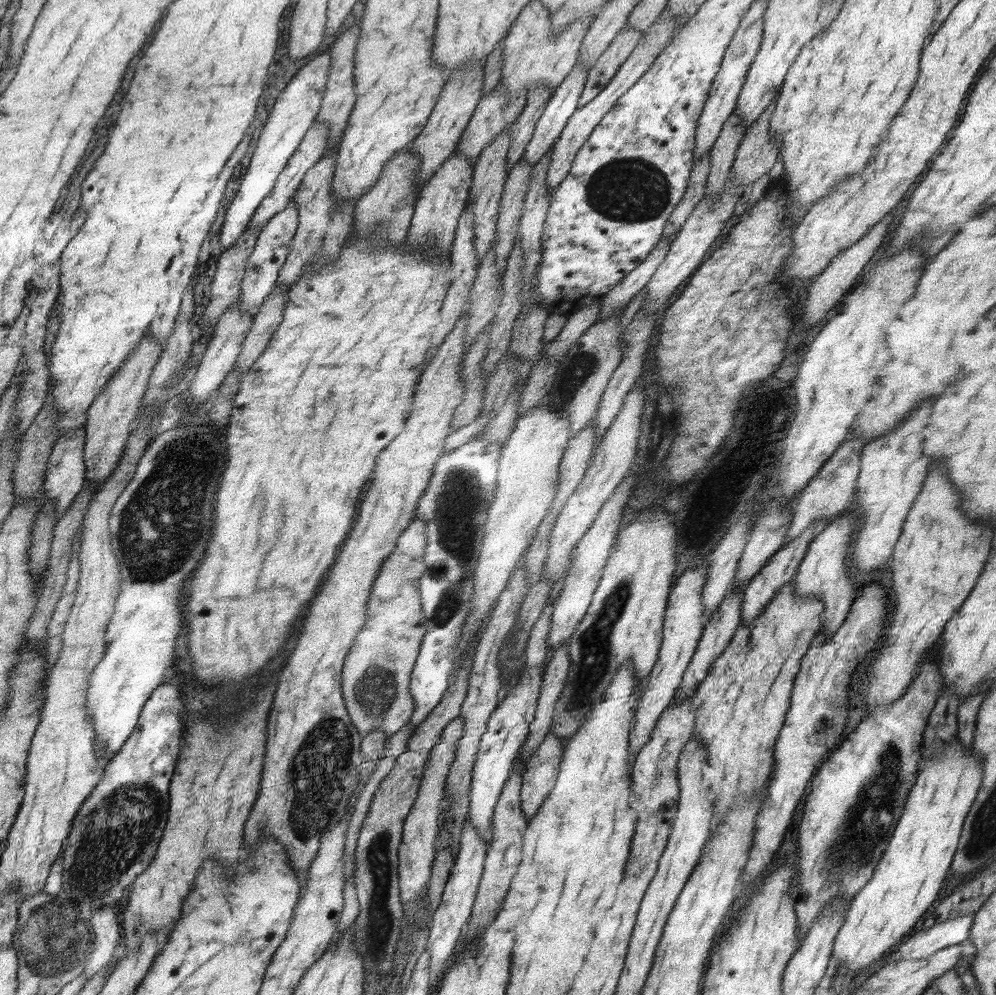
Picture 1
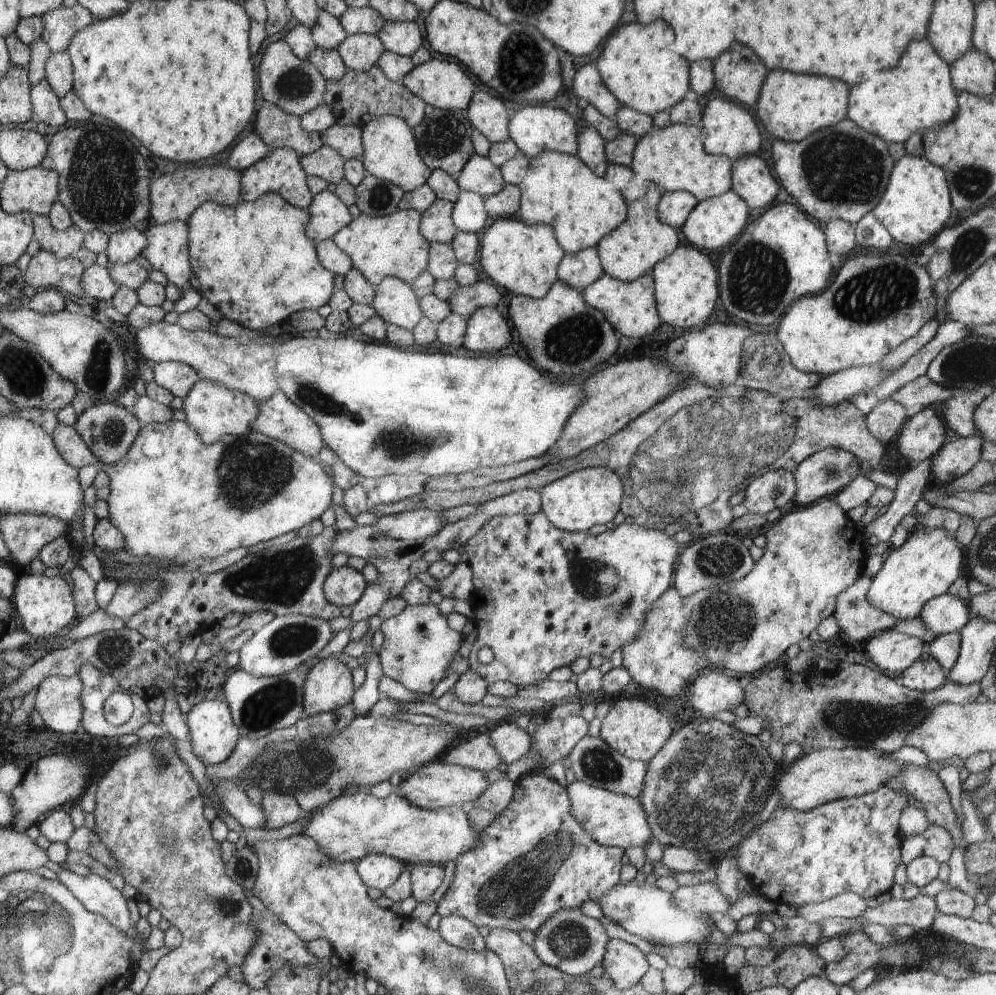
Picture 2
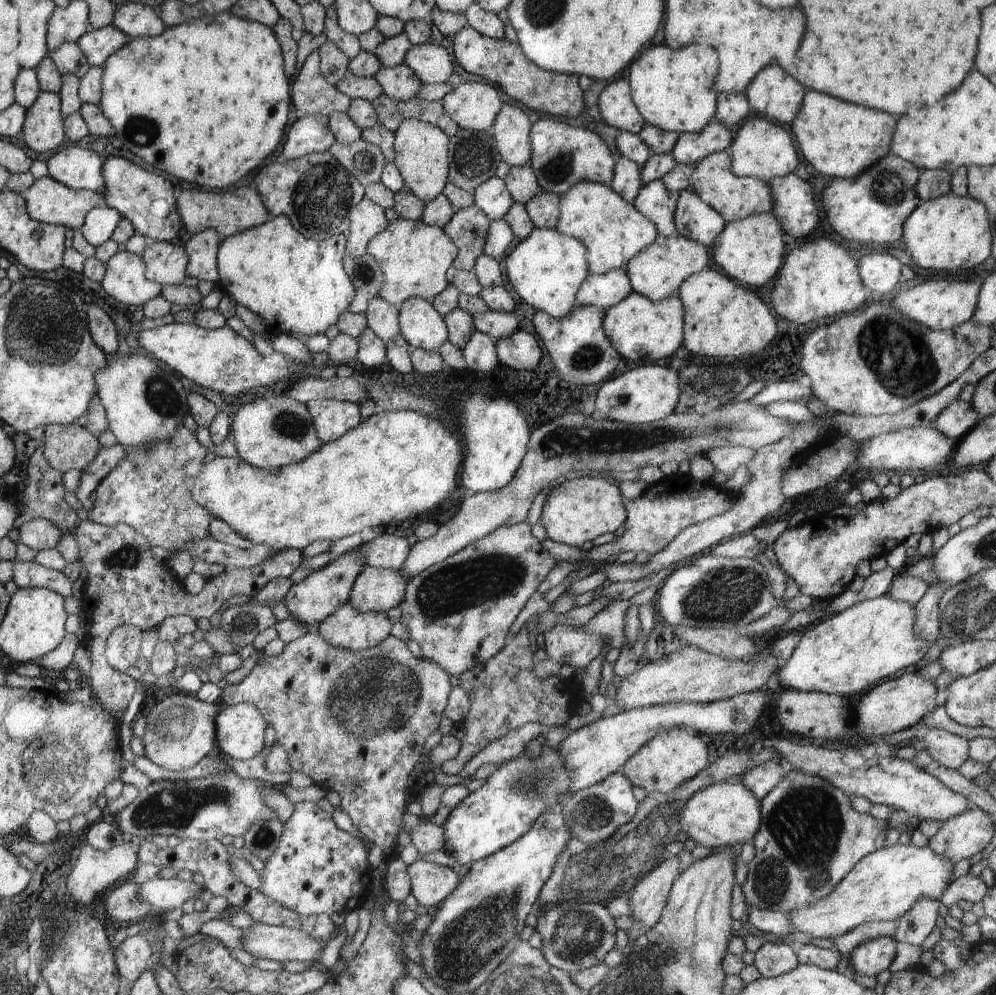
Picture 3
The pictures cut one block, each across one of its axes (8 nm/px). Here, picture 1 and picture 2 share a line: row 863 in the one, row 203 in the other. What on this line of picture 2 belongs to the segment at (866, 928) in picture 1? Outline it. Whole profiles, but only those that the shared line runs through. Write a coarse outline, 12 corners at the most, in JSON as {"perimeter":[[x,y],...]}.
{"perimeter":[[906,154],[872,214],[922,246],[952,216],[945,169]]}

